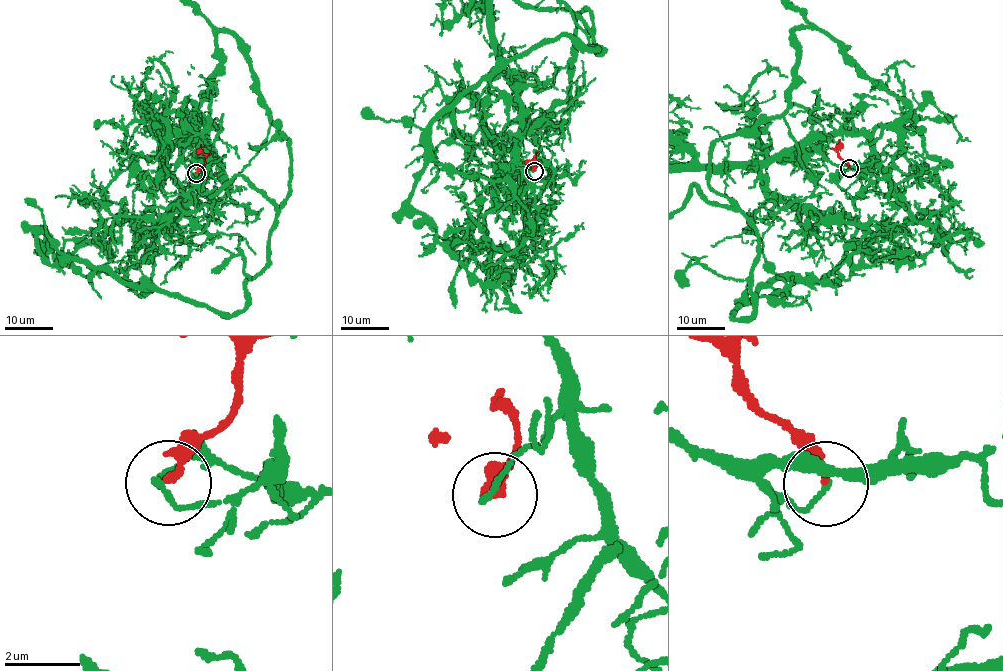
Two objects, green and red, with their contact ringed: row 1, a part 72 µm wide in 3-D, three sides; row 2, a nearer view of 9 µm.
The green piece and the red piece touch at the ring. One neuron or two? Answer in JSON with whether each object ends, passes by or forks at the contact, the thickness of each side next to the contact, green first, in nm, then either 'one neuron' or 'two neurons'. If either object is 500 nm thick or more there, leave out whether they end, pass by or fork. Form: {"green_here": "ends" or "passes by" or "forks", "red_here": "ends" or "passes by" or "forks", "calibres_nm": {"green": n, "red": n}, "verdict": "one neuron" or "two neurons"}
{"green_here": "ends", "red_here": "ends", "calibres_nm": {"green": 140, "red": 200}, "verdict": "two neurons"}

